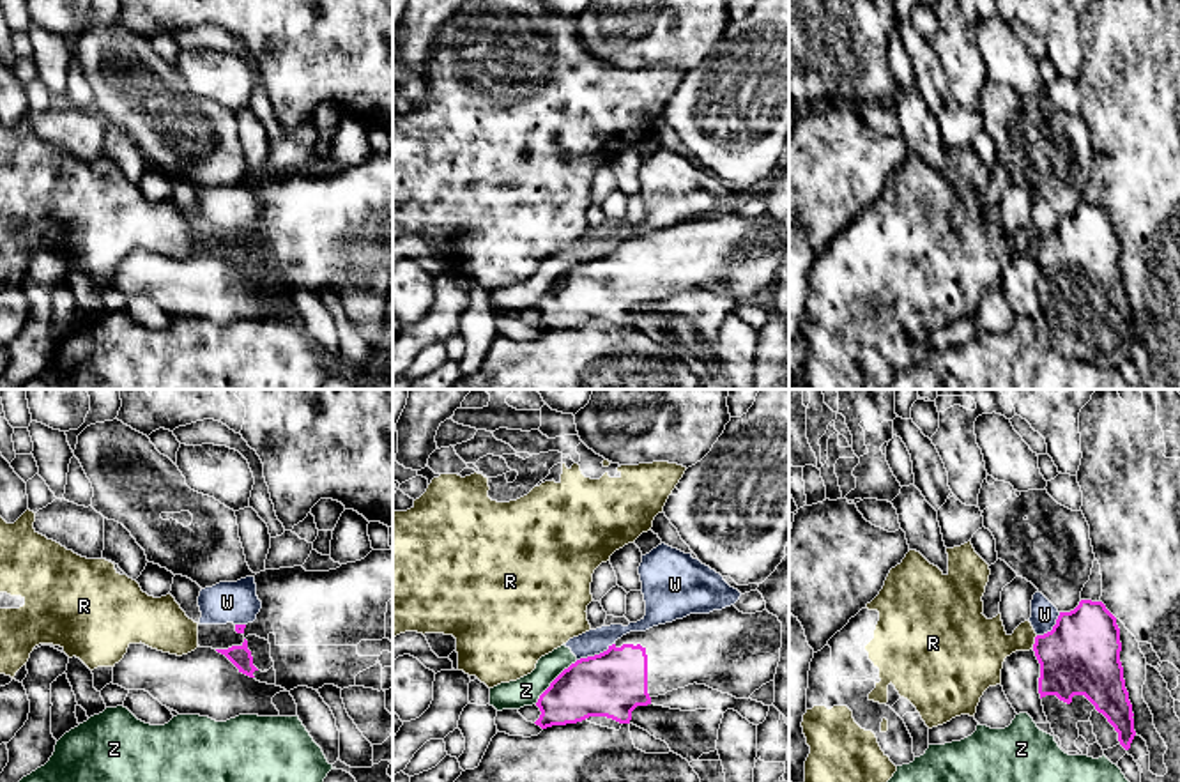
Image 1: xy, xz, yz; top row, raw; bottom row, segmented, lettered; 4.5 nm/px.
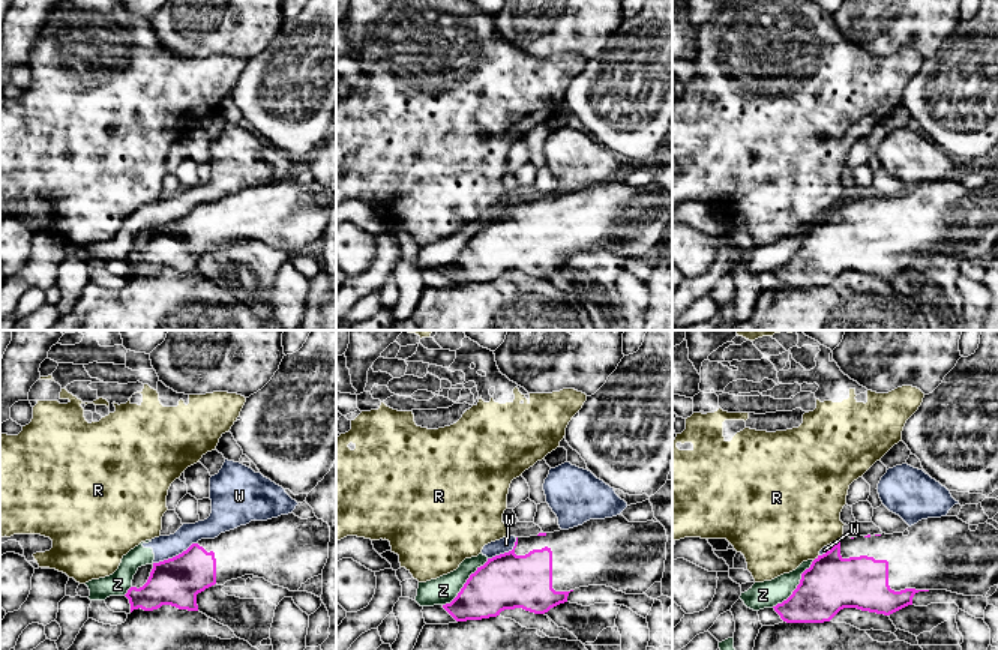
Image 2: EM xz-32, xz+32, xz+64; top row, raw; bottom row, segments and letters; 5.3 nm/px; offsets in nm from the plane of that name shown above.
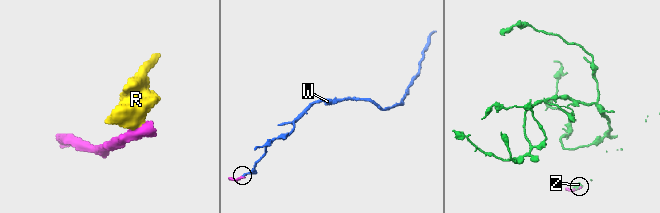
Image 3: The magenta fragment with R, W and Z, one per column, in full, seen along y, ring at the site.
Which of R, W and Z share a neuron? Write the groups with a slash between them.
R / W Z

